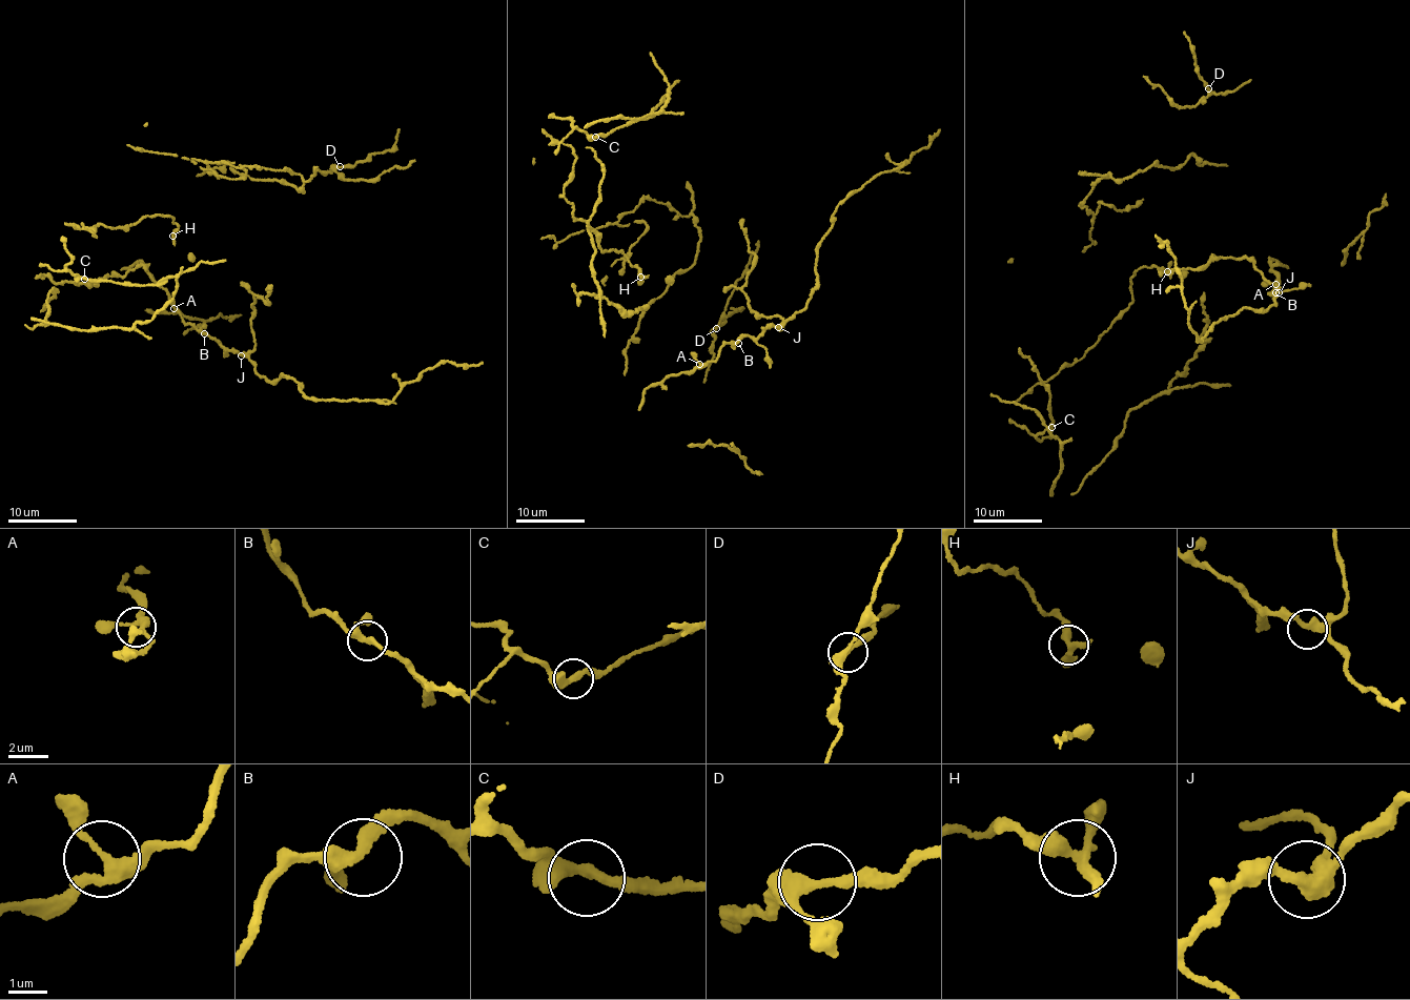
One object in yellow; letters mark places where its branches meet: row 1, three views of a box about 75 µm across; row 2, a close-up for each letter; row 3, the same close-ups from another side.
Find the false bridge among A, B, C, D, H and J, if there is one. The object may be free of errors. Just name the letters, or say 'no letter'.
no letter

